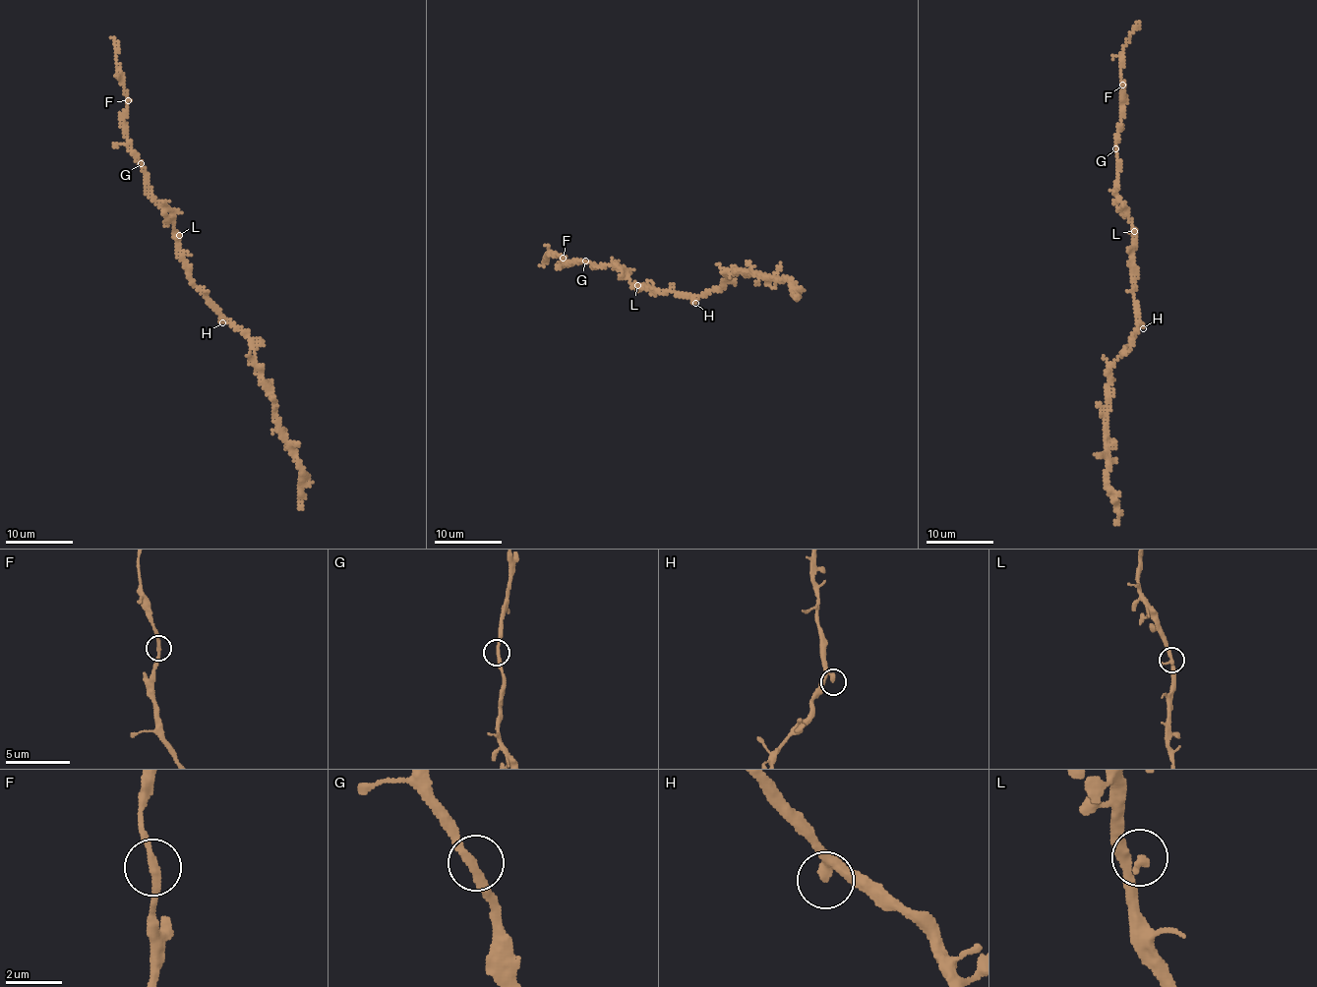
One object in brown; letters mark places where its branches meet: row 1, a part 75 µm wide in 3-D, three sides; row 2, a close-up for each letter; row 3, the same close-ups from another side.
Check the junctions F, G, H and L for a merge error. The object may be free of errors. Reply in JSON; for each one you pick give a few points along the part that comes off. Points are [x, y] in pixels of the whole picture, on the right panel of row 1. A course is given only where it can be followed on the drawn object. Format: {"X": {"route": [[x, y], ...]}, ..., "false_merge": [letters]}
{"false_merge": []}

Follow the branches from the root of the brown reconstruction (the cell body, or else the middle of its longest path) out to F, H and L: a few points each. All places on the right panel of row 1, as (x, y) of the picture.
F: (1132, 277), (1133, 230), (1116, 186), (1116, 138), (1122, 113), (1122, 86)
H: (1132, 277), (1137, 319), (1143, 328)
L: (1132, 277), (1134, 231)

